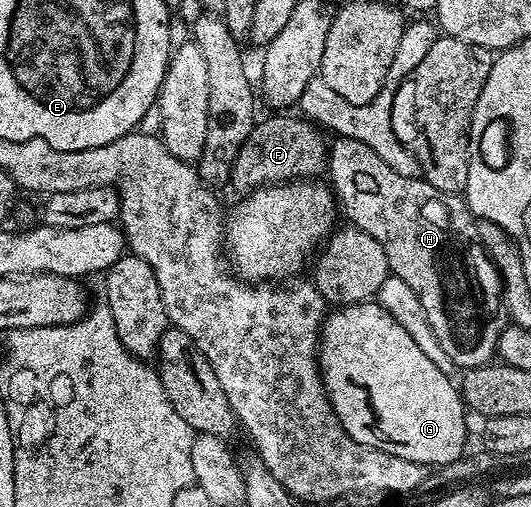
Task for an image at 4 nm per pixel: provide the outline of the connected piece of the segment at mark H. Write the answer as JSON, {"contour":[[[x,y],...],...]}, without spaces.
{"contour":[[[336,137],[334,141],[329,146],[326,173],[329,177],[331,176],[329,185],[342,213],[344,210],[351,217],[348,219],[358,230],[369,232],[369,236],[373,236],[377,240],[377,244],[381,244],[381,248],[385,248],[385,256],[389,260],[392,275],[405,280],[405,284],[409,284],[409,288],[413,288],[413,292],[417,292],[417,300],[421,300],[421,308],[425,308],[425,320],[429,320],[429,328],[433,328],[433,336],[437,336],[437,344],[441,344],[441,348],[445,348],[449,360],[453,360],[456,368],[488,365],[496,357],[499,349],[499,337],[503,329],[509,324],[509,319],[503,308],[503,285],[499,279],[497,268],[491,263],[491,256],[488,254],[486,246],[483,245],[480,227],[478,225],[475,227],[477,218],[472,207],[468,203],[466,206],[460,195],[441,192],[437,188],[433,188],[433,184],[424,182],[422,177],[410,178],[393,172],[393,168],[389,168],[389,164],[385,164],[385,160],[381,160],[381,156],[377,156],[377,152],[373,152],[373,148],[369,148],[369,144],[361,144],[361,140]]]}

